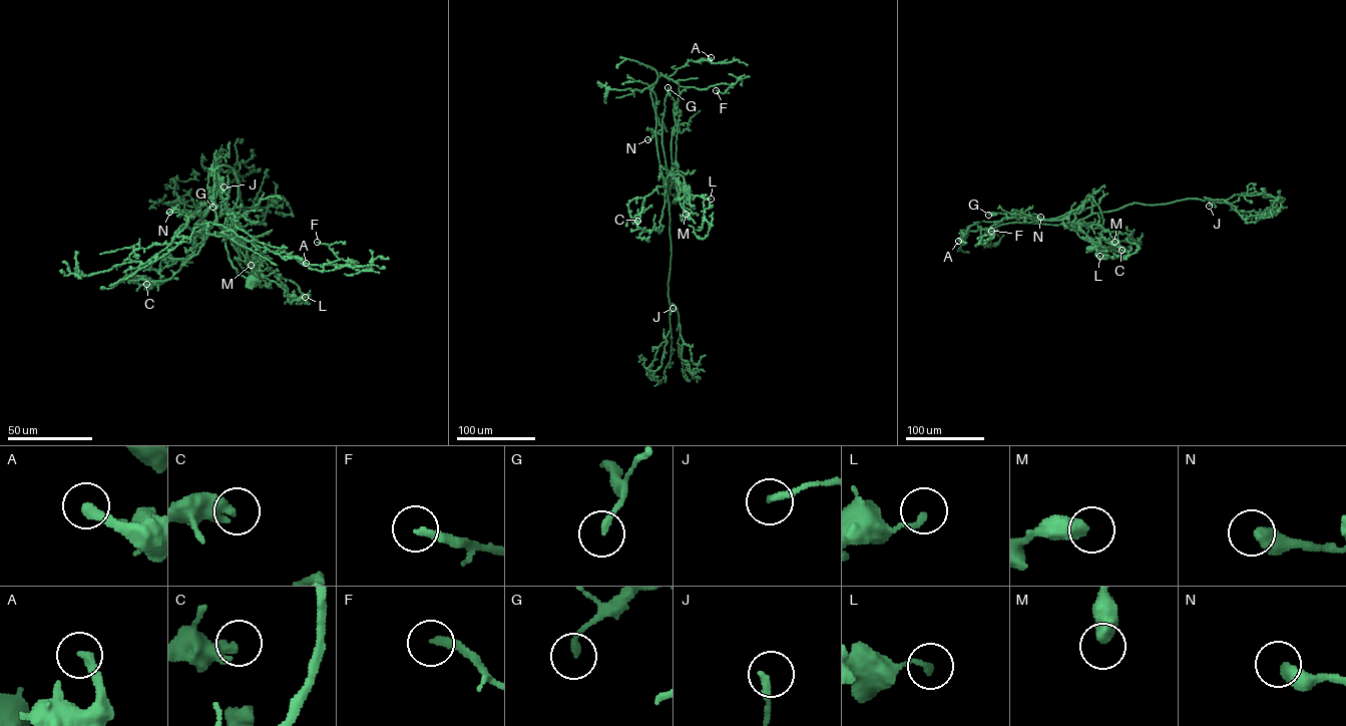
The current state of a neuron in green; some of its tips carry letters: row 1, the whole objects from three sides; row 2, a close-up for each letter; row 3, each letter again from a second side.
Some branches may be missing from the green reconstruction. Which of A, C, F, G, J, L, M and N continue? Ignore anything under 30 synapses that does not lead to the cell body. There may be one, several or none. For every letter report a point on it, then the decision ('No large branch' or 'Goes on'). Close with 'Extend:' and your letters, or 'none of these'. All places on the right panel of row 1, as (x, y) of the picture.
A: Place: (958, 241). Goes on
C: Place: (1122, 250). No large branch
F: Place: (991, 231). Goes on
G: Place: (988, 215). No large branch
J: Place: (1209, 206). No large branch
L: Place: (1099, 256). No large branch
M: Place: (1114, 242). No large branch
N: Place: (1040, 217). No large branch
Extend: A, F

